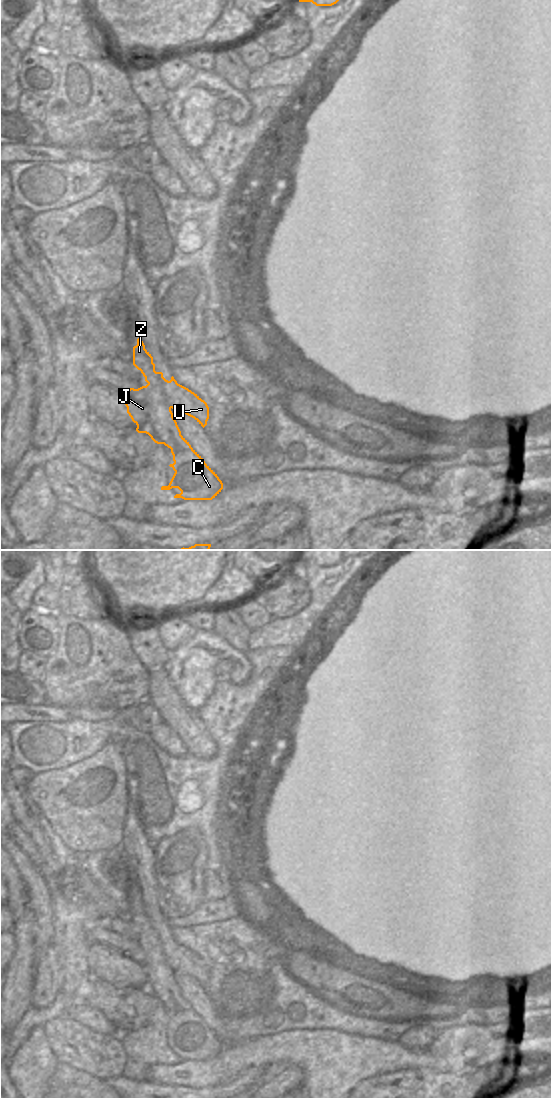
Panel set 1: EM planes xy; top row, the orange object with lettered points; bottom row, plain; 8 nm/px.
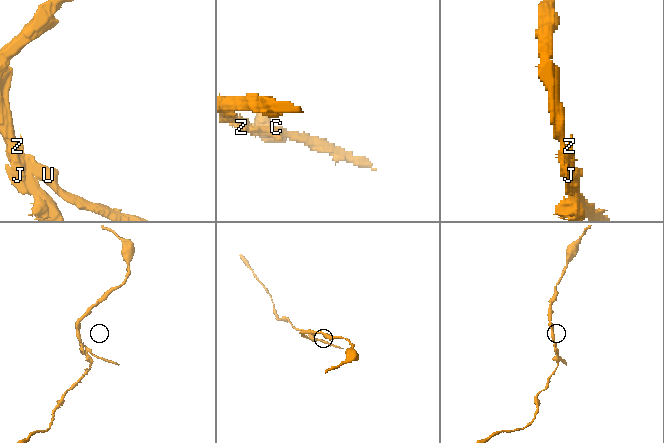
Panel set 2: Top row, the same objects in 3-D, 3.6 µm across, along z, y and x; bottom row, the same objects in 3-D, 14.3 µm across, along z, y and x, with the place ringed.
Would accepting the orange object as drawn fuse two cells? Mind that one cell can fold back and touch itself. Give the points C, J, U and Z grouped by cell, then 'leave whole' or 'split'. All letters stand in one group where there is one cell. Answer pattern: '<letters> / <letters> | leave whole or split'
C J / U Z | split

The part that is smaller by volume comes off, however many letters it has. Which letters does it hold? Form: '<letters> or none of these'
U, Z

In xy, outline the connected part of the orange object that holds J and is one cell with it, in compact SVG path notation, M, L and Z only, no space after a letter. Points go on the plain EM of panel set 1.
M148 944L138 949L130 948L125 954L123 953L123 948L121 948L121 954L125 956L124 964L127 967L127 973L137 985L136 991L148 994L155 1003L164 1004L171 1009L174 1023L169 1026L173 1028L175 1033L169 1045L162 1046L161 1050L178 1048L181 1053L176 1054L174 1058L182 1058L184 1060L212 1060L215 1058L223 1049L223 1043L181 995L181 991L173 977L169 959L159 960L156 958Z

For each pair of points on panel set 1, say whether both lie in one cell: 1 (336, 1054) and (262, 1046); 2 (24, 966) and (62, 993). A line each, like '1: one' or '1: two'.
1: one
2: two

